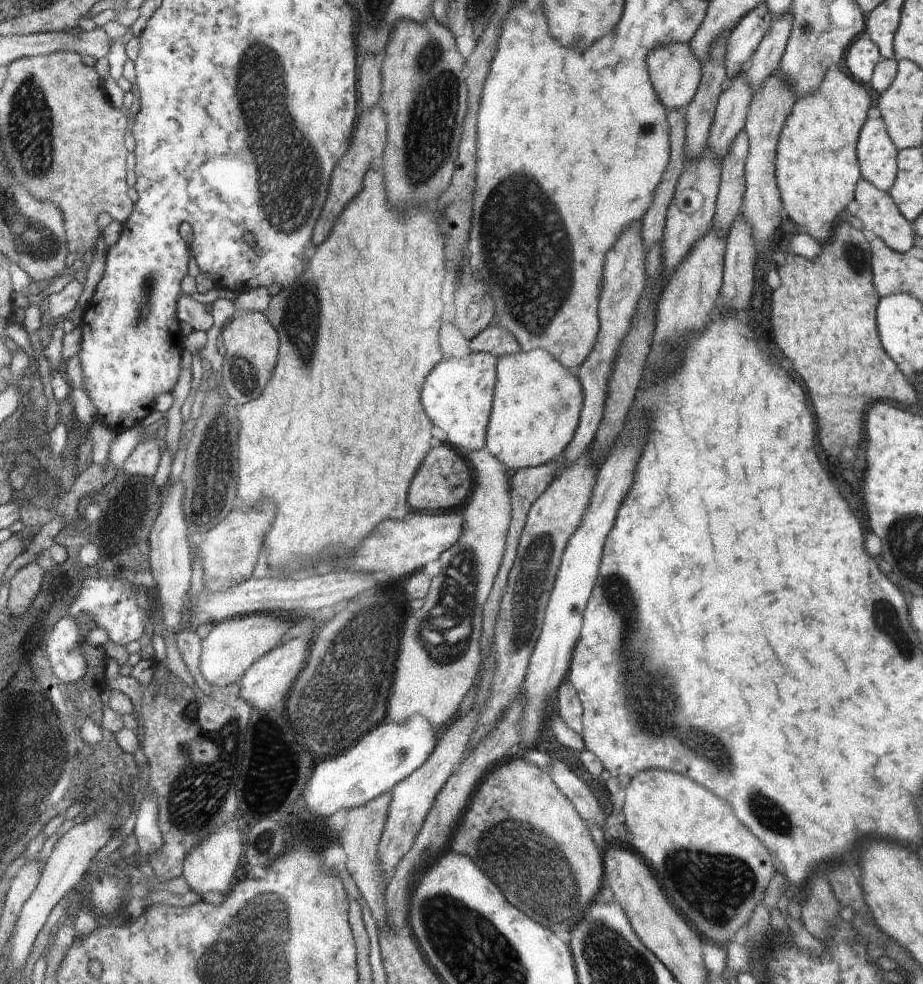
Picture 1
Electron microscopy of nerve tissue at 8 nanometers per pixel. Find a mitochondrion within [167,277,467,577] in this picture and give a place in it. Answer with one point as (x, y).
(210, 493)

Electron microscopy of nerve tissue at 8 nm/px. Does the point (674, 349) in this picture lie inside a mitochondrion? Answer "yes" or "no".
no

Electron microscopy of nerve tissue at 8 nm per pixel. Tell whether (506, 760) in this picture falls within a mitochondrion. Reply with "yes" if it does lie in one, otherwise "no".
no

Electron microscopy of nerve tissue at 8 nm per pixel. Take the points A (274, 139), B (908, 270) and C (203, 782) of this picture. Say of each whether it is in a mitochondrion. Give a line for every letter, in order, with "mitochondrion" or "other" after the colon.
A: mitochondrion
B: other
C: mitochondrion

